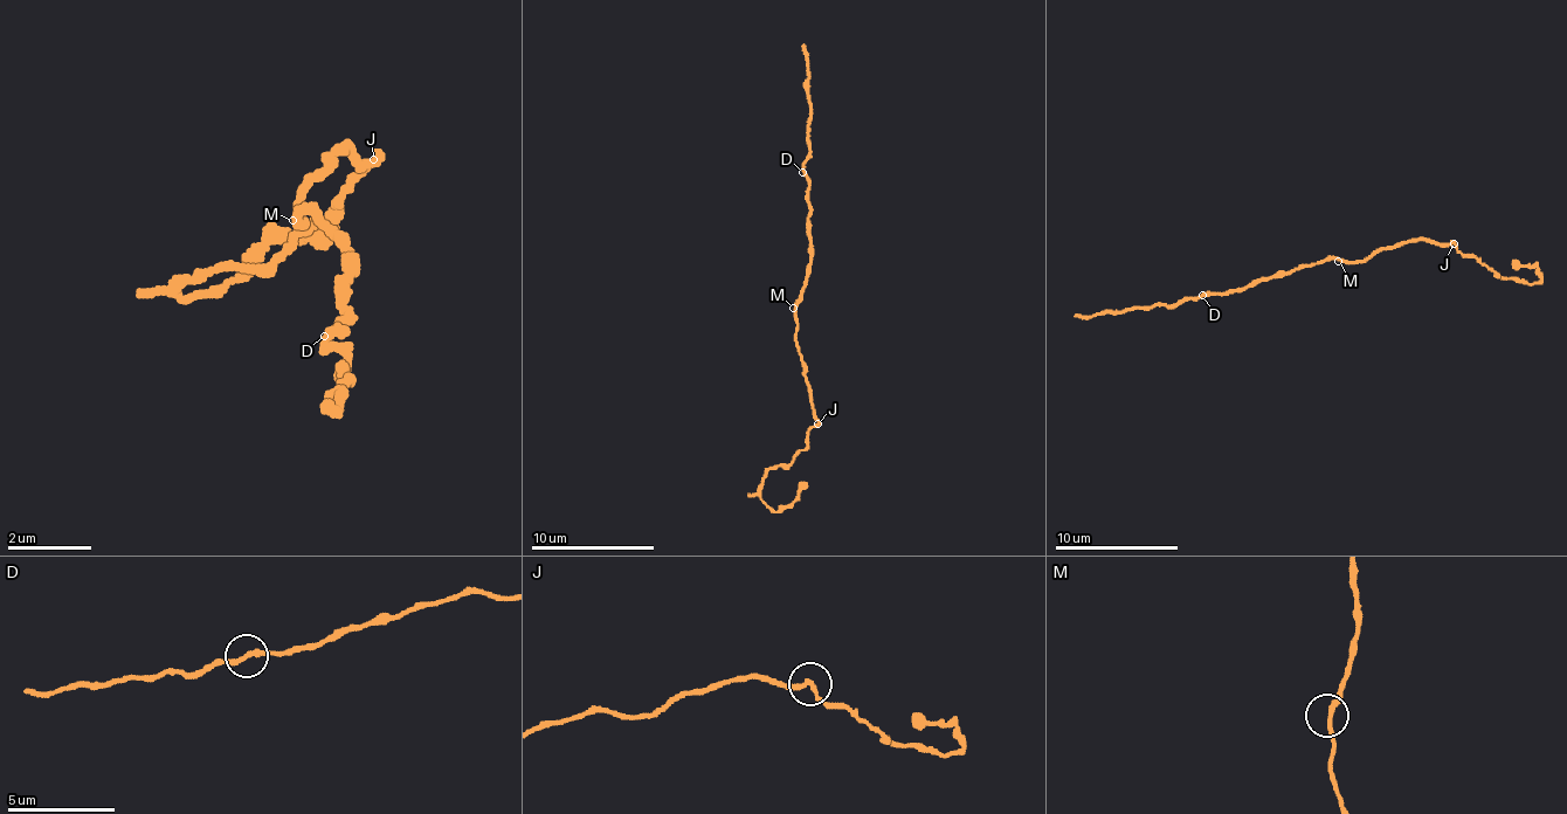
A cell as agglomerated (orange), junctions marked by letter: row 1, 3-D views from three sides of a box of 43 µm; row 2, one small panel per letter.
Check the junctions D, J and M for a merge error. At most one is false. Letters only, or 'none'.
J

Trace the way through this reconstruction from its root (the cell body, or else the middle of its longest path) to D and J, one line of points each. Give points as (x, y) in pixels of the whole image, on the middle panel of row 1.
D: (796, 321), (796, 298), (809, 262), (809, 178), (802, 172)
J: (796, 321), (796, 345), (802, 354), (809, 401), (819, 422)

